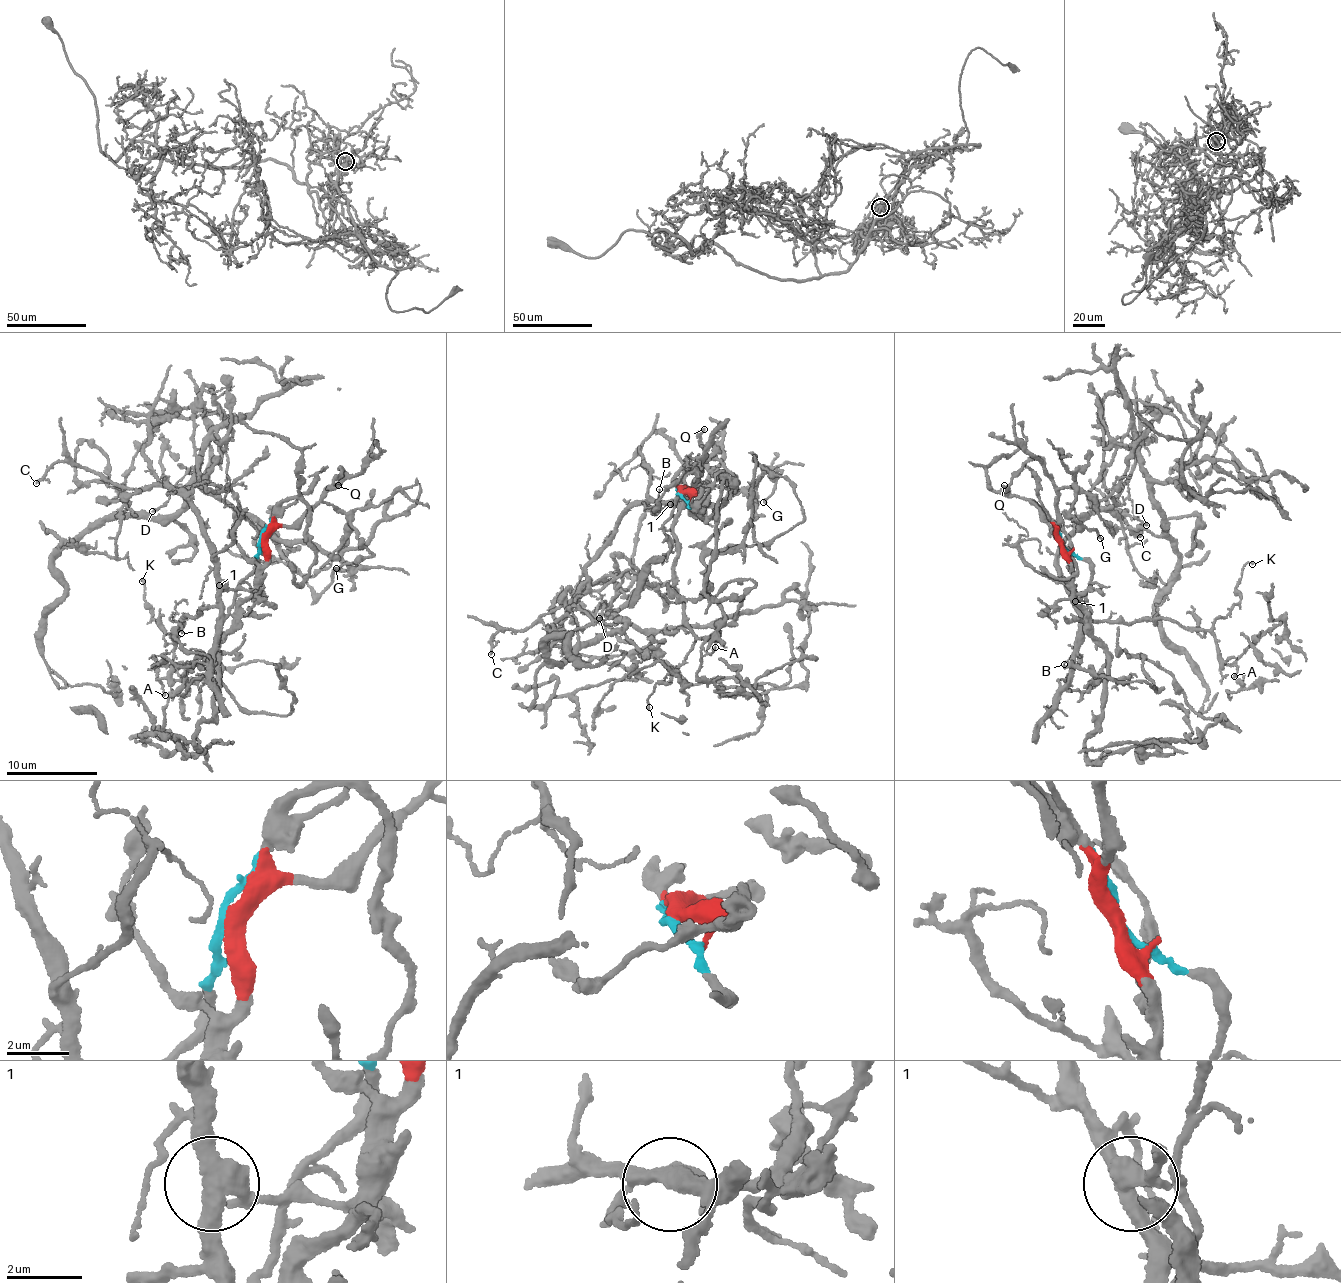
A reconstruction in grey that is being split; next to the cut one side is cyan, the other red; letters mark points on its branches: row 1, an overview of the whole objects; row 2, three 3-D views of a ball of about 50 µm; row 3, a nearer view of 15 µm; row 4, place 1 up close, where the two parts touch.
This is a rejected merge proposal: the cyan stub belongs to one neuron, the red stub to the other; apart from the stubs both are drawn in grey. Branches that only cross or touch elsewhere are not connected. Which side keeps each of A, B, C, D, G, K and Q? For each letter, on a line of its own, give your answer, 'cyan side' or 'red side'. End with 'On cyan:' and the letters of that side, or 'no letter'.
A: cyan side
B: cyan side
C: cyan side
D: cyan side
G: red side
K: cyan side
Q: red side
On cyan: A, B, C, D, K

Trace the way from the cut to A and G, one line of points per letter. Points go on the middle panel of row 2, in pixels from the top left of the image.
A: (679, 494), (694, 515), (694, 508), (680, 510), (673, 527), (683, 623), (706, 640), (702, 650), (715, 646)
G: (679, 492), (688, 487), (710, 484), (743, 490), (767, 472), (779, 472), (774, 492), (763, 503)

